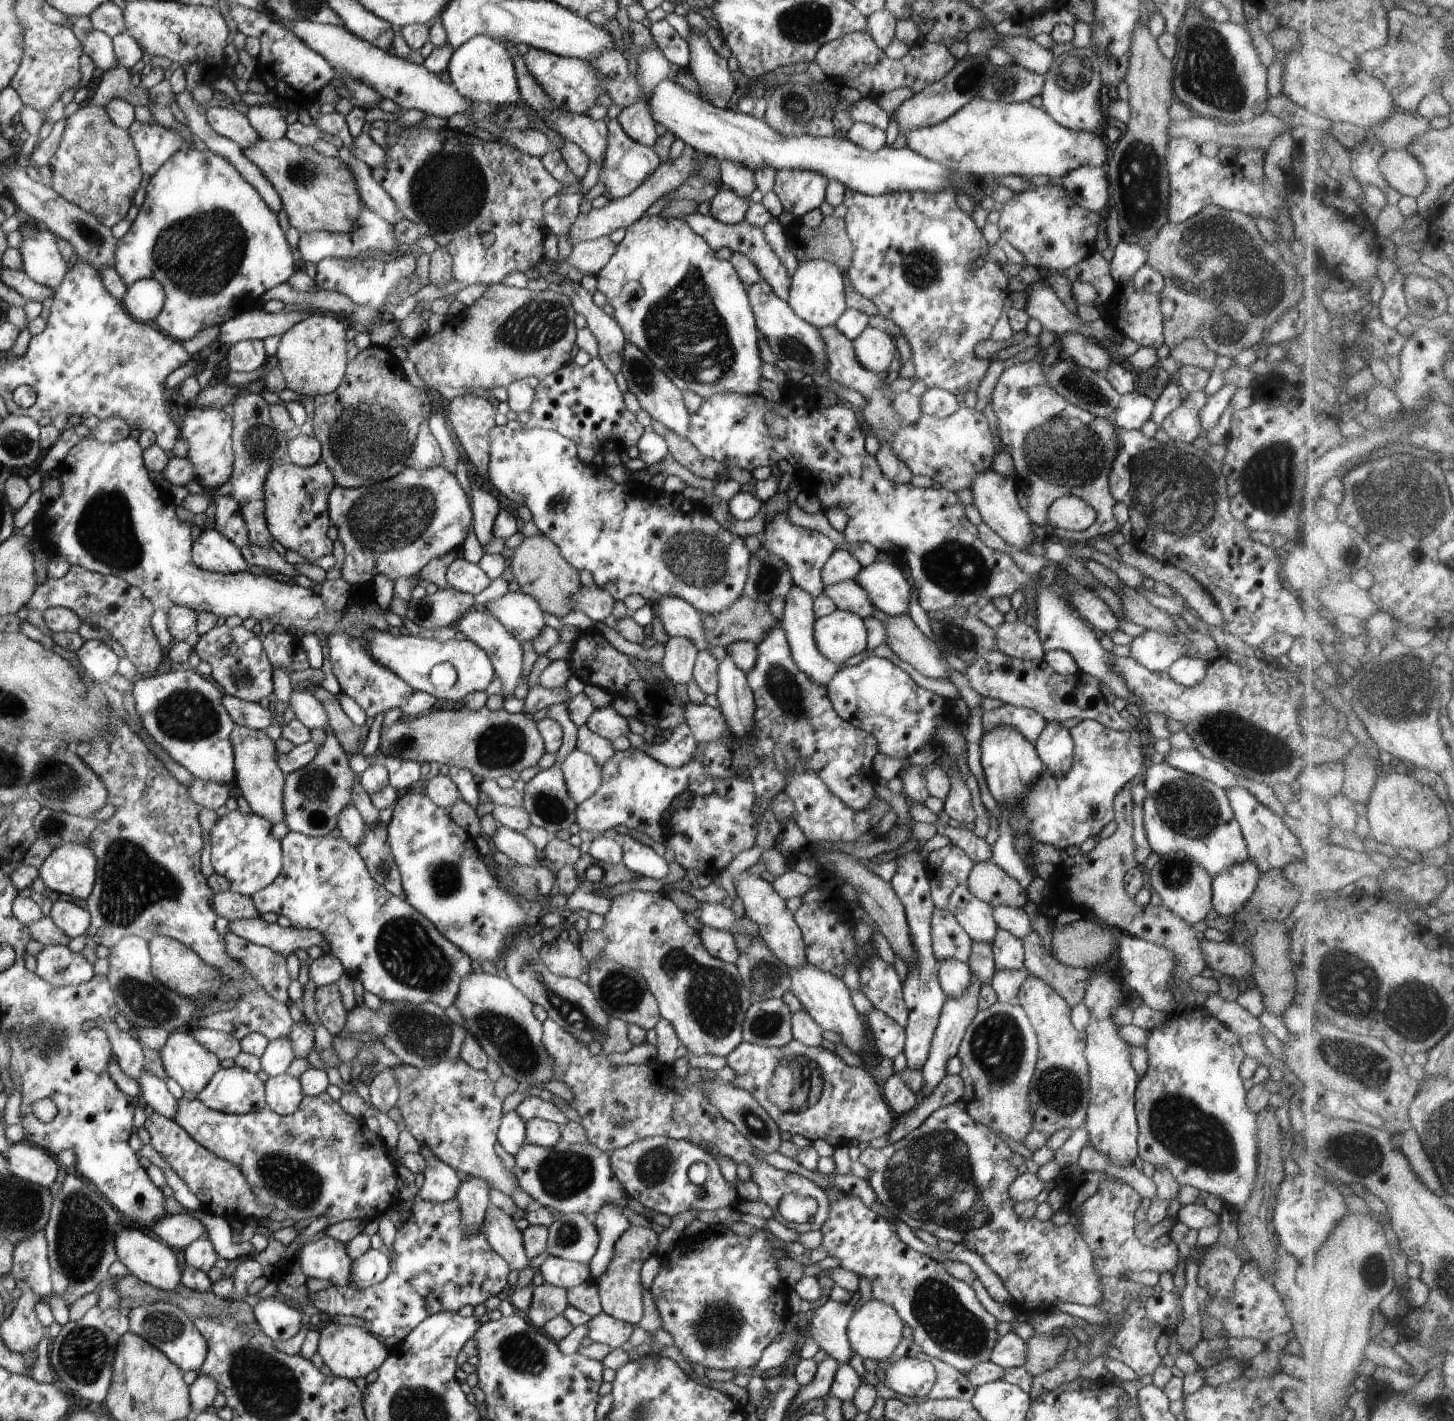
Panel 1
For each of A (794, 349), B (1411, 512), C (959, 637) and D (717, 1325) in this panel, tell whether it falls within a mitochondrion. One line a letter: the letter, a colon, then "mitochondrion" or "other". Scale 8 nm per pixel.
A: mitochondrion
B: mitochondrion
C: mitochondrion
D: mitochondrion

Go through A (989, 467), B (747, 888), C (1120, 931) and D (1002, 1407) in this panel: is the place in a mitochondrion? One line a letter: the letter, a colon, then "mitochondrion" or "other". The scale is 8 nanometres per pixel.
A: other
B: other
C: other
D: other

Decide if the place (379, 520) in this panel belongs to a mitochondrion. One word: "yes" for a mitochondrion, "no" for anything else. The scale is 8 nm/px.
yes

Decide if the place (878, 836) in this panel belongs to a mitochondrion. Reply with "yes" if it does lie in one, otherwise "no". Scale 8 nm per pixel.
no

